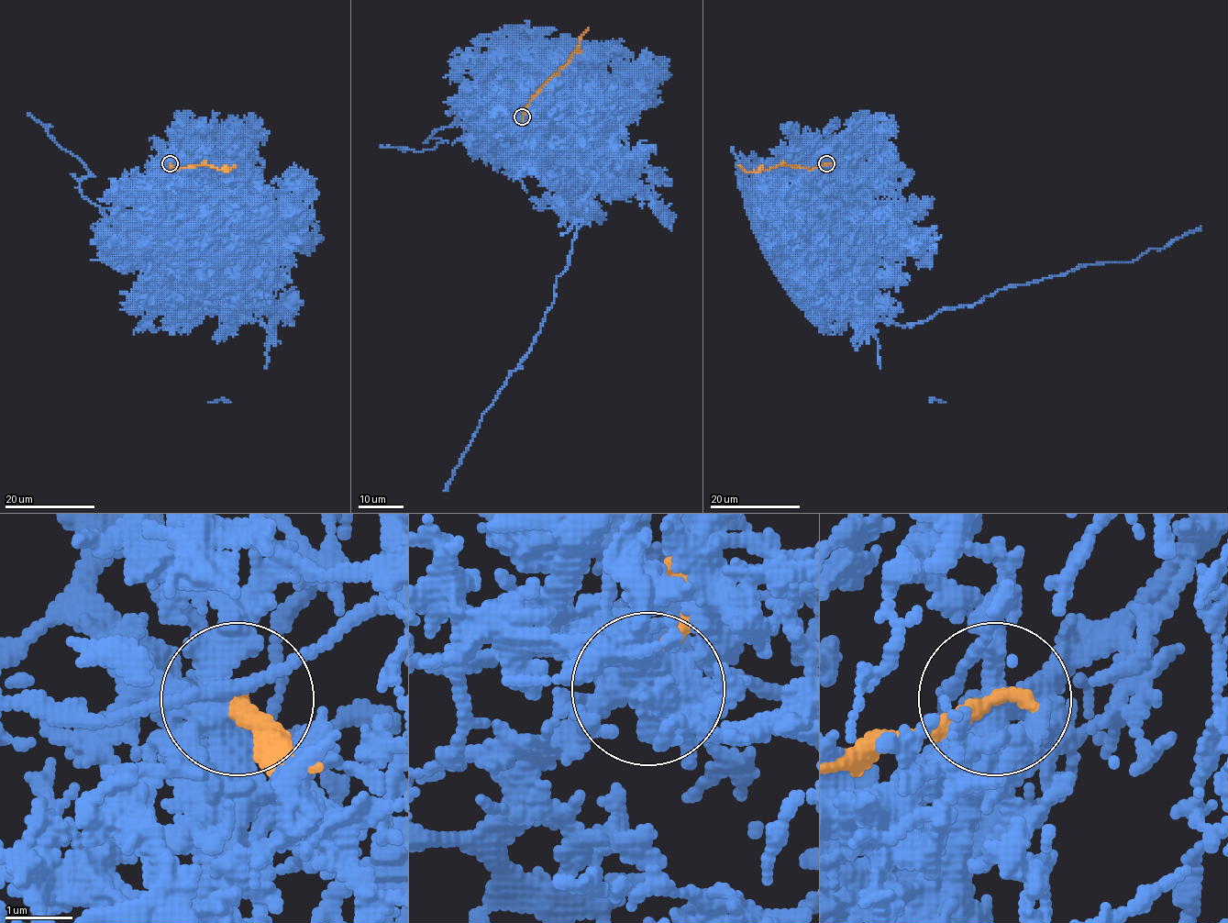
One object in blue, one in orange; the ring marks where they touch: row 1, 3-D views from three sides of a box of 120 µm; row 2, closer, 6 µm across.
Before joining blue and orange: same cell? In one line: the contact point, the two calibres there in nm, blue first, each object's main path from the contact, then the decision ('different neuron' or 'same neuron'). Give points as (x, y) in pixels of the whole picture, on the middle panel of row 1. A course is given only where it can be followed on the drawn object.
at (522, 116); 400 nm thick on the blue side, 280 nm on the other; blue runs (522, 116), (565, 116), (580, 148), (603, 138), (625, 157), (610, 161), (586, 198), (538, 334), (444, 491); orange runs (522, 116), (530, 99), (568, 63), (587, 27); different neuron

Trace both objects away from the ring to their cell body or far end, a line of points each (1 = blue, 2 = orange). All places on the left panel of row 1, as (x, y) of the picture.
1: (169, 163), (205, 208), (246, 295), (271, 315), (269, 326), (236, 326), (201, 286), (127, 261), (92, 227)
2: (169, 163), (177, 169), (206, 163), (225, 172), (235, 165)

